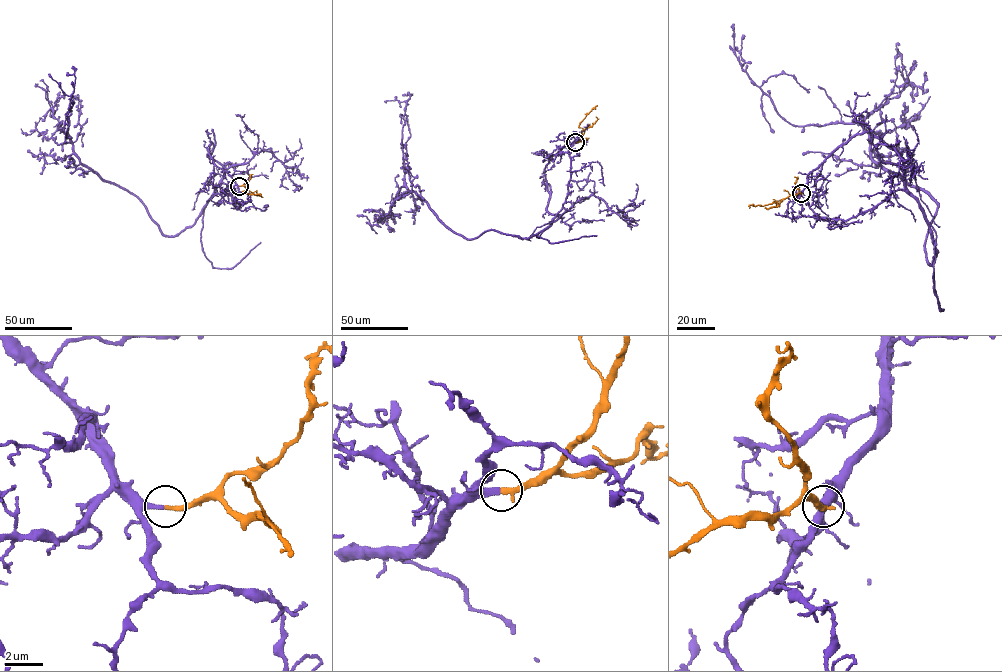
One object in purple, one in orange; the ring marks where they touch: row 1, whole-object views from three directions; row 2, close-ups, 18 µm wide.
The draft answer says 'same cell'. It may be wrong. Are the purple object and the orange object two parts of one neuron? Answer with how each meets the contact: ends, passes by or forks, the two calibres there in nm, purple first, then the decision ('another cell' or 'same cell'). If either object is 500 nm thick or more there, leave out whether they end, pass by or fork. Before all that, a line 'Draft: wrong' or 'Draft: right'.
Draft: right
purple ends | orange ends | 340/280 nm | same cell

